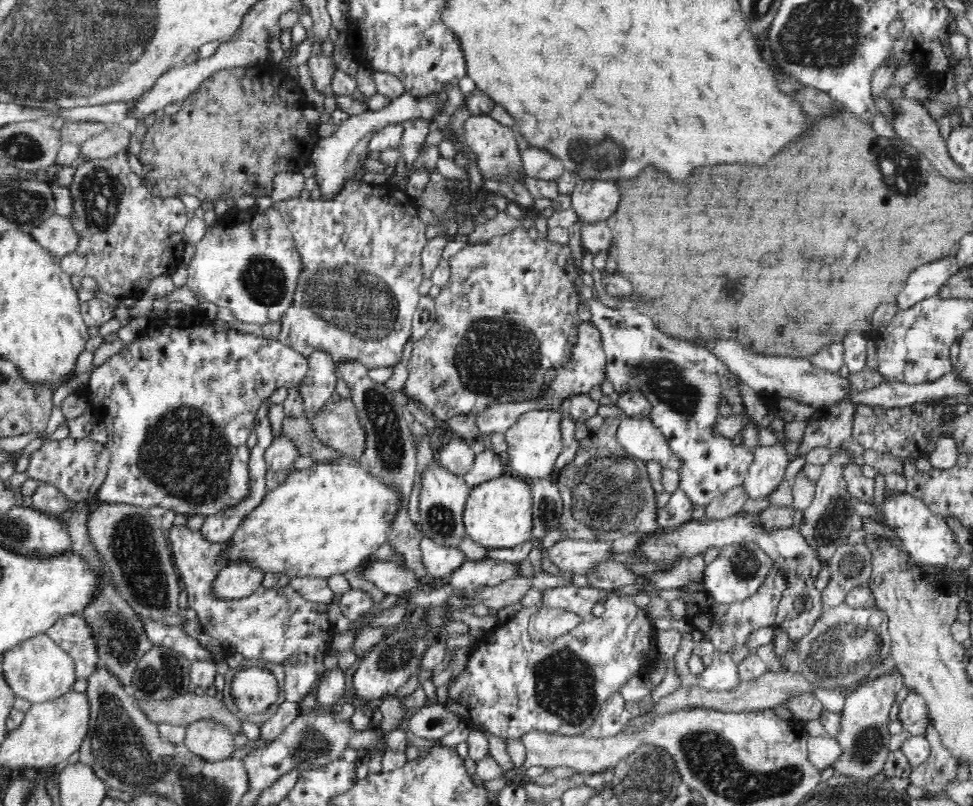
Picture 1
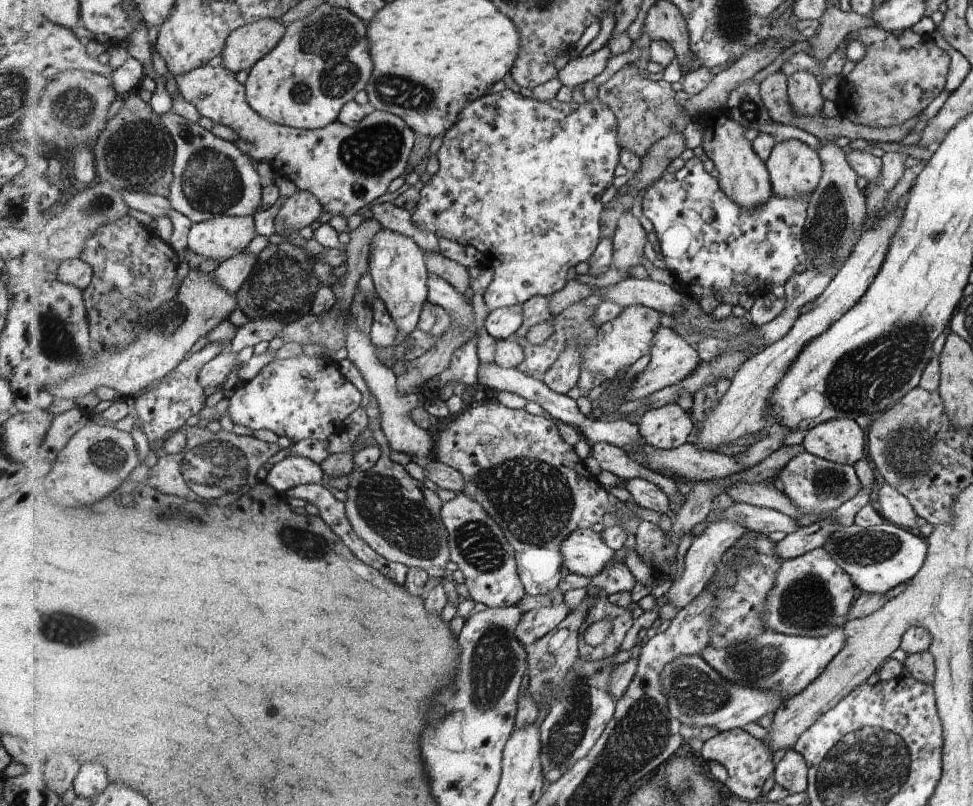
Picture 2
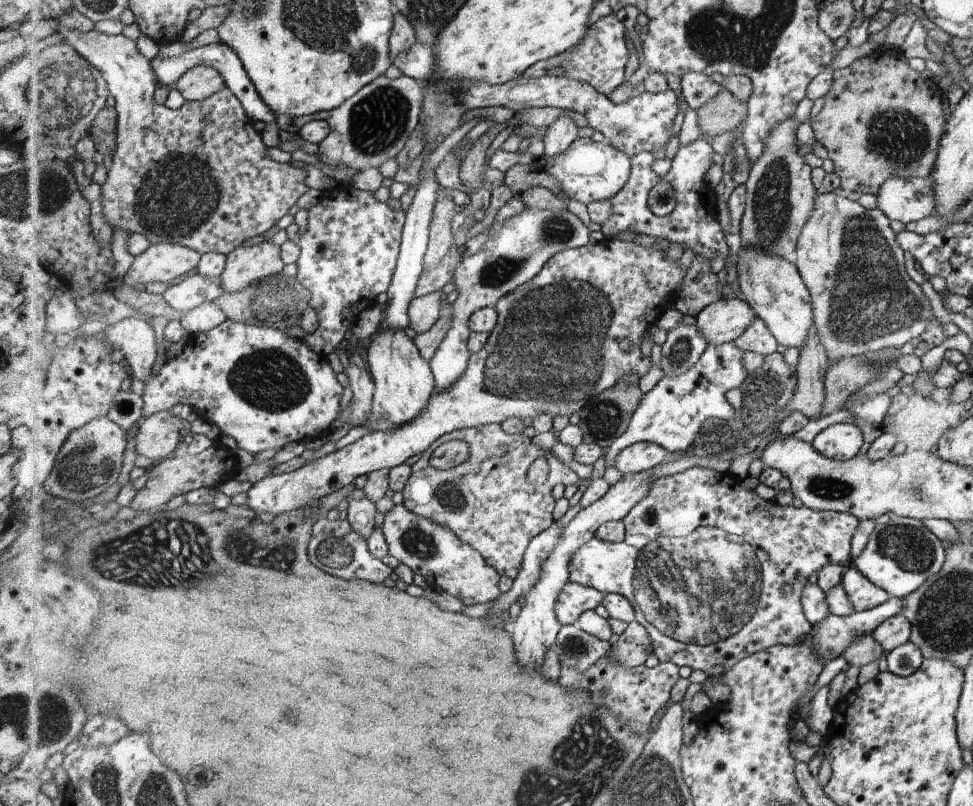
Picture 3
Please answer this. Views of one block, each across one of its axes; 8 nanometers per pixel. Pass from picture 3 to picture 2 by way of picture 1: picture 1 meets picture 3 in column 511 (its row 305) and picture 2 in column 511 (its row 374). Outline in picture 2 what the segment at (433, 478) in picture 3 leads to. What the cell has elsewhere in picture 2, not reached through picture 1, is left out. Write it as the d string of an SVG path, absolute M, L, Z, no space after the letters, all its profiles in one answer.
M498 401L495 404L479 405L475 408L464 408L458 416L446 419L439 428L439 437L435 441L436 459L455 467L463 473L466 485L463 492L483 505L485 512L504 530L505 536L516 550L518 573L524 582L529 595L549 594L560 586L564 579L562 553L563 541L579 529L589 529L601 521L601 516L614 512L627 520L621 525L628 532L628 541L623 558L635 578L643 584L653 584L657 576L638 553L638 528L641 518L629 510L629 506L615 498L599 484L595 475L585 470L583 459L575 448L567 444L559 430L557 422L545 416L529 414L525 409L511 409Z

